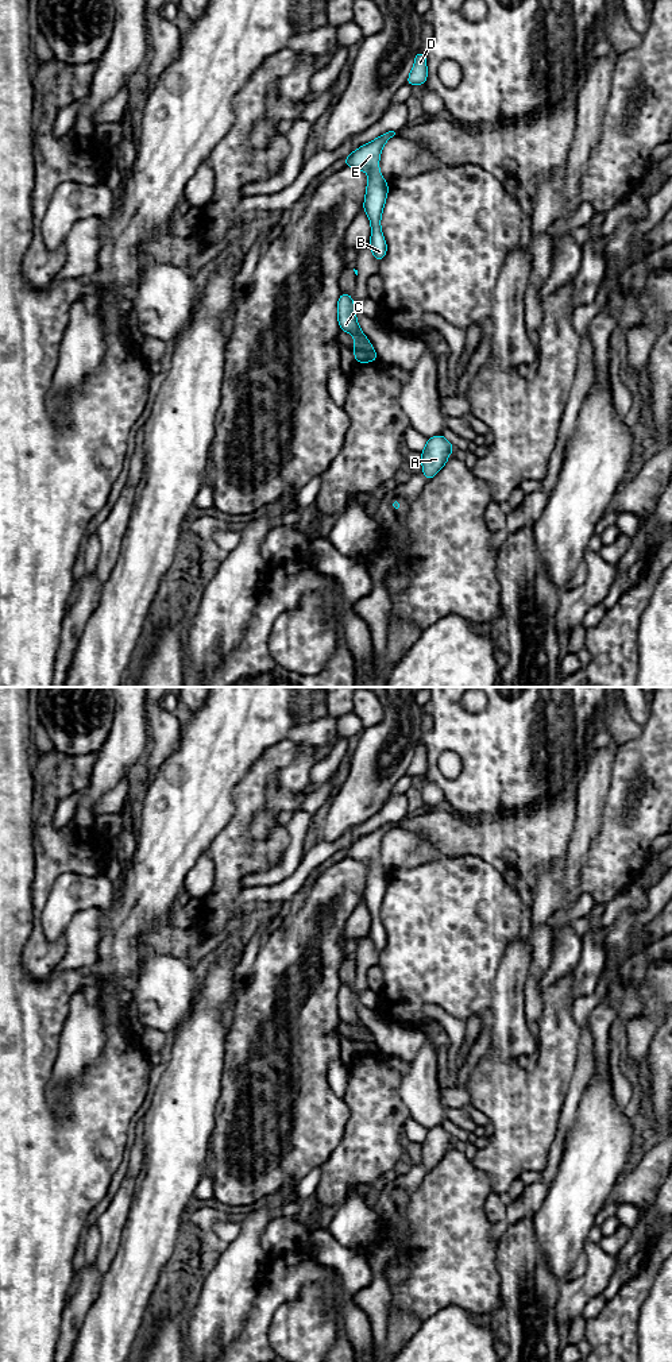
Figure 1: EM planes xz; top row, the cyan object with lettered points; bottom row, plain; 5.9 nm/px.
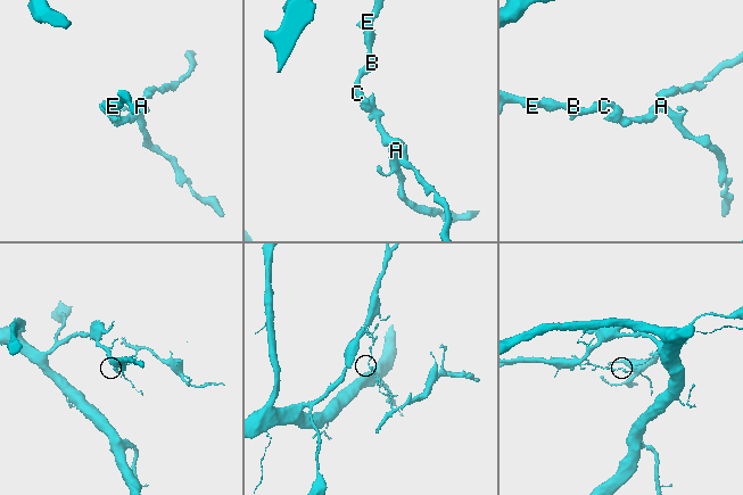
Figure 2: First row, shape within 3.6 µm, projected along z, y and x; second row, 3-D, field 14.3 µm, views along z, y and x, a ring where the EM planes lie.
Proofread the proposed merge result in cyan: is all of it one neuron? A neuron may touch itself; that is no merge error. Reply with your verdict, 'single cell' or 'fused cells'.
fused cells

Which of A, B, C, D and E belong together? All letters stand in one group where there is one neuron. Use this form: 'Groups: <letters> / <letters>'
Groups: A / B C D E

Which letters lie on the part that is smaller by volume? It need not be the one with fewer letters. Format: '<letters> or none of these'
A

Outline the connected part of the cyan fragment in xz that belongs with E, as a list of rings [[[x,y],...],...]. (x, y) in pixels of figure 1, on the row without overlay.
[[[389,822],[378,827],[368,836],[363,836],[358,841],[352,842],[343,853],[349,859],[370,865],[363,902],[367,904],[371,914],[371,931],[368,937],[378,954],[385,949],[387,942],[387,935],[381,921],[381,907],[389,883],[387,872],[379,864],[379,846],[385,834],[394,826],[394,822]]]

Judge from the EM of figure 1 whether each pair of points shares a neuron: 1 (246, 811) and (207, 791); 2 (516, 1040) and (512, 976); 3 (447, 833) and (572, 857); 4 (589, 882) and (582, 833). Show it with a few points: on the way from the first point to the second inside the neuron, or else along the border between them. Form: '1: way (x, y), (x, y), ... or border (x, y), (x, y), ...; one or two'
1: border (244, 775), (232, 794), (234, 814), (217, 833); two
2: way (512, 1023), (512, 992); one
3: border (574, 825), (564, 857); two
4: border (598, 829), (580, 869), (580, 880), (574, 888); two

